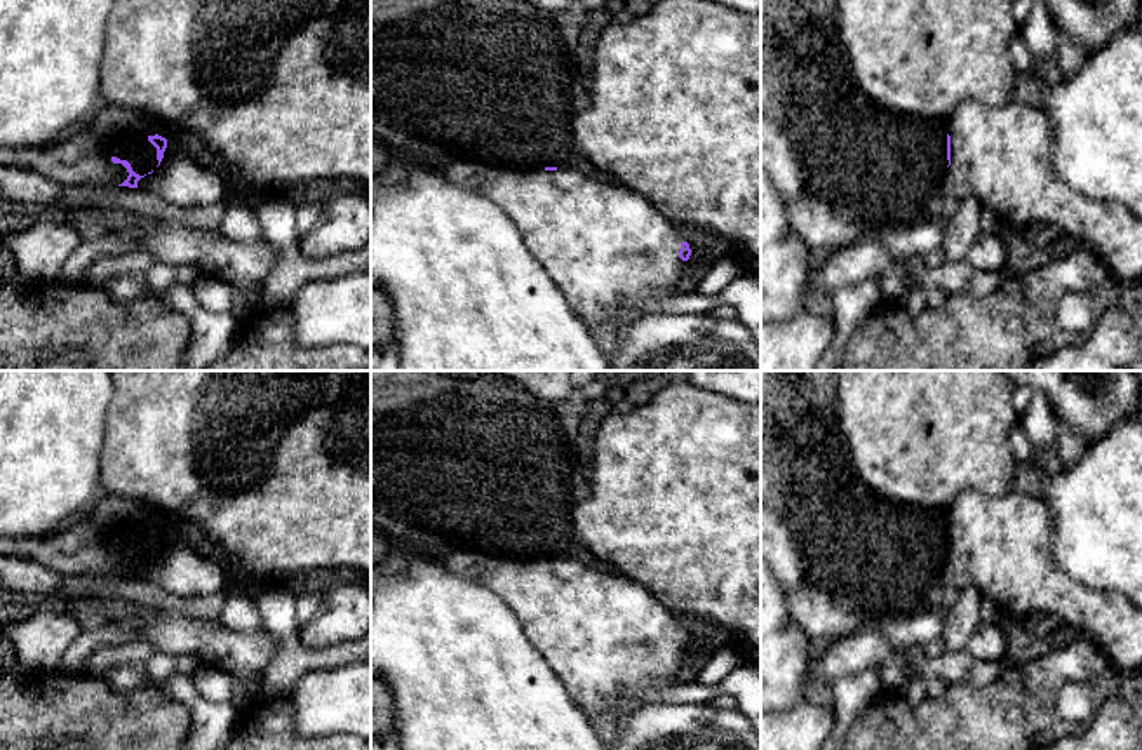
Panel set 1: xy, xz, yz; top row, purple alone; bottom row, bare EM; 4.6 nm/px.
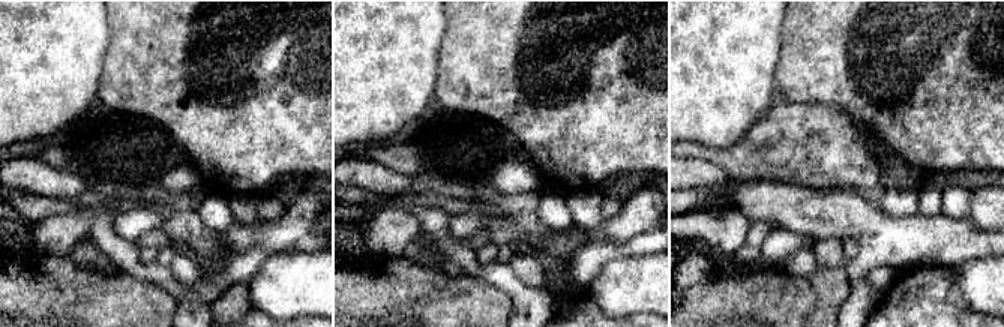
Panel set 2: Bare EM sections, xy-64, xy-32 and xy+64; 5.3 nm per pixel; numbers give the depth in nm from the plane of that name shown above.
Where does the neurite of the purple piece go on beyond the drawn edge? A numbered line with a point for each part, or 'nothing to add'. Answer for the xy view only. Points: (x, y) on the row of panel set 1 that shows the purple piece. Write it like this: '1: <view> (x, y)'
1: xy (82, 159)

